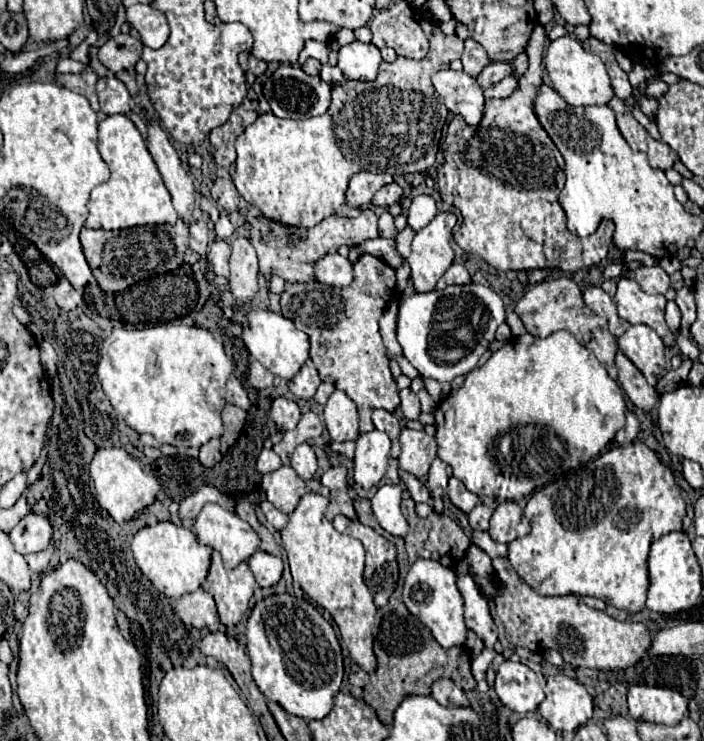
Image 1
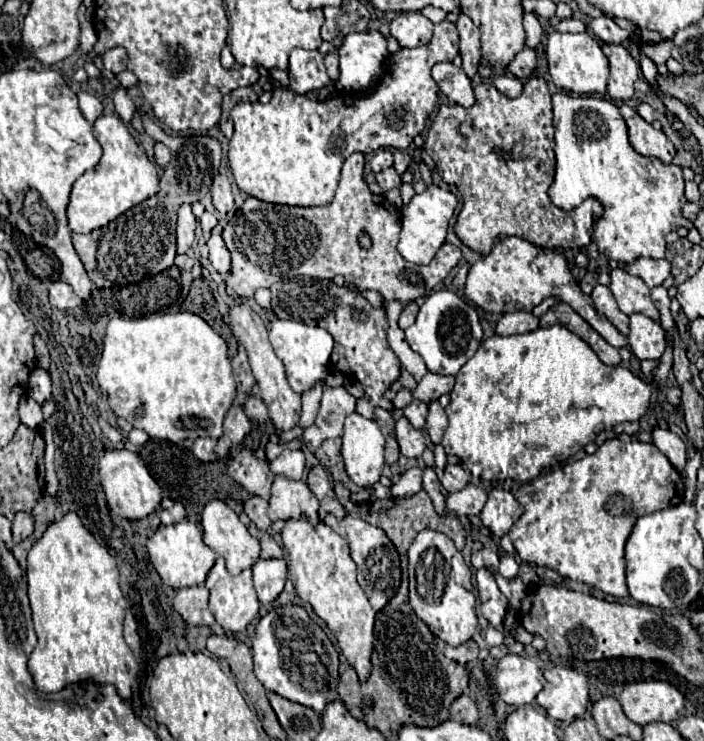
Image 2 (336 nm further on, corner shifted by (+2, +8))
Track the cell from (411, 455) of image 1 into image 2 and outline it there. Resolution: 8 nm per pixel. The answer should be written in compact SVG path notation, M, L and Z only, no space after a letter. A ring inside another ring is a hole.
M400 417L396 421L396 439L400 445L400 453L406 457L420 457L424 451L424 435L422 431L414 429L406 417Z

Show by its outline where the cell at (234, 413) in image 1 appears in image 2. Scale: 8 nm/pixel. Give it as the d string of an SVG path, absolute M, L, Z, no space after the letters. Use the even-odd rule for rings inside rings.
M232 407L228 413L226 413L226 419L224 419L224 435L218 439L218 445L214 447L216 455L218 457L226 457L228 449L234 445L234 443L240 443L252 429L252 423L250 419L246 417L244 409L242 407Z

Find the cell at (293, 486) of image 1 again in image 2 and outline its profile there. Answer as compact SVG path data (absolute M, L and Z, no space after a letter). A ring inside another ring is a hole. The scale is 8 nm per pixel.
M284 475L274 477L270 507L268 507L268 517L272 521L296 519L304 513L310 519L310 523L316 523L318 507L320 501L304 481L292 481Z

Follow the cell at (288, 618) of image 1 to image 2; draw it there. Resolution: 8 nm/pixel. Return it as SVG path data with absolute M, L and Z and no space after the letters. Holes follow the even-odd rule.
M284 605L268 611L256 625L252 653L254 673L266 689L294 703L306 705L316 713L324 711L330 697L330 681L334 675L338 675L338 651L318 623L310 619L304 607Z

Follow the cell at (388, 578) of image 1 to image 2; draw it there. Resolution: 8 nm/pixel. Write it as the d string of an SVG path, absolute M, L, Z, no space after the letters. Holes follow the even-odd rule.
M346 515L342 521L338 521L336 531L348 539L352 559L358 565L358 583L364 589L372 607L380 611L400 587L400 559L398 559L396 547L380 527L374 527L364 519L358 519L352 515Z

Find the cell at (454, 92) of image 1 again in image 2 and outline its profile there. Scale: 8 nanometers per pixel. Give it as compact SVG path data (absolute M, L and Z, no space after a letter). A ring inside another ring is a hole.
M436 63L432 67L432 77L452 103L462 107L472 107L476 103L472 81L462 67L456 67L454 63Z

